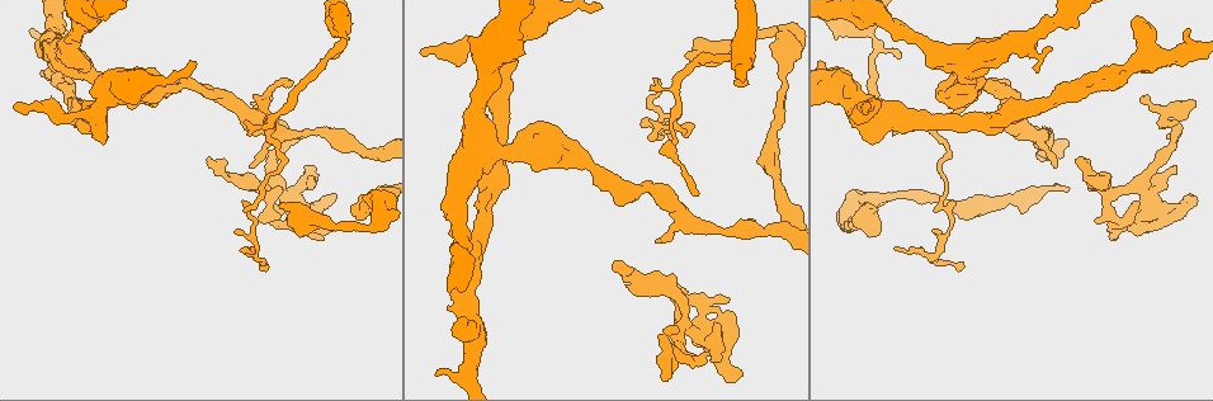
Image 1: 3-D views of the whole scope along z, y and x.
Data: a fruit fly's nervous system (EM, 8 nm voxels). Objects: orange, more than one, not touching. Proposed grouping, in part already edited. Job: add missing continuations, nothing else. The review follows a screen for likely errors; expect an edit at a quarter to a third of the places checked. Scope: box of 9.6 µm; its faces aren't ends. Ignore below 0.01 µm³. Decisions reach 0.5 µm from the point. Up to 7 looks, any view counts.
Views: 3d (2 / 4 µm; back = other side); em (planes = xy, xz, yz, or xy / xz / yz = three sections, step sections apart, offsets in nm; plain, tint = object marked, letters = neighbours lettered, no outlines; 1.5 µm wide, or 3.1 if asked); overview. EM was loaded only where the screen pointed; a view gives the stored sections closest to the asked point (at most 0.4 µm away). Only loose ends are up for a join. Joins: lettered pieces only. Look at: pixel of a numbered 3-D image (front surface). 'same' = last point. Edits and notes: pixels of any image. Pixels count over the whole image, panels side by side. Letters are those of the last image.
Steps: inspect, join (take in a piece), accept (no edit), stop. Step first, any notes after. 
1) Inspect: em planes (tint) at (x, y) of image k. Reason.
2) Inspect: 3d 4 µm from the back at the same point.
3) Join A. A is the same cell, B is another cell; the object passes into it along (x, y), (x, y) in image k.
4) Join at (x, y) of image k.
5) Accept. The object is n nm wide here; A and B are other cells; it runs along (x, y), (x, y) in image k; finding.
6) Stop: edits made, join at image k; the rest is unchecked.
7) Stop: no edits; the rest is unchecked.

Inspect: em xz step 4 (letters) at (1137, 17) of image 1. Thick end.

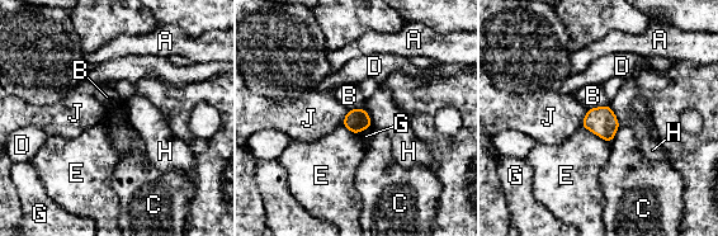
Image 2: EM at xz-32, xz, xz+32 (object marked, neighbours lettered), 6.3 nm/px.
Accept. The longest contact is with E, 220 nm; A, B, C, D, E, G, H and J are other cells; a border runs along (372, 126), (355, 135) in image 2; none of them fits.

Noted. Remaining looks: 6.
Inspect: em planes (letters) at (289, 81) of image 1. An open end.

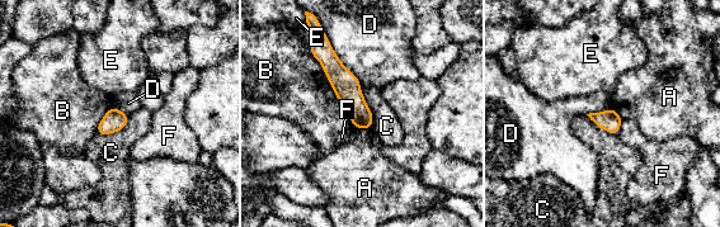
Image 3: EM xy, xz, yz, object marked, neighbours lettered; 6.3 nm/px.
Accept. A, B, C, D, E and F are other cells; a border runs along (325, 34), (339, 60), (361, 84) in image 3; none of them fits.

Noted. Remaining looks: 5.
Inspect: 3d 2 µm at (962, 267) of image 1. Tapers out.

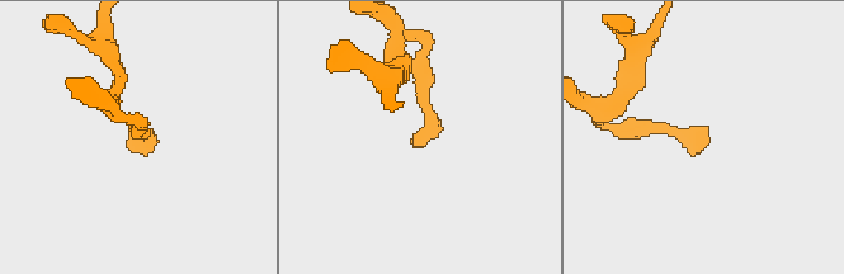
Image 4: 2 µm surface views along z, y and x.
Inspect: em xy step 4 (letters) at (411, 138) of image 4.

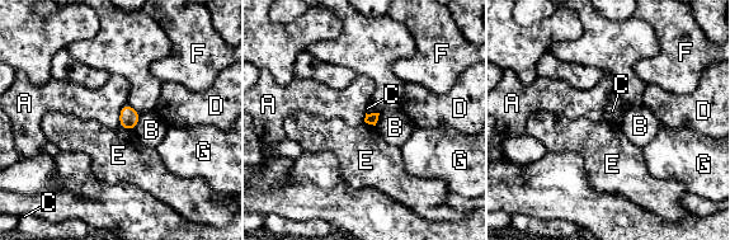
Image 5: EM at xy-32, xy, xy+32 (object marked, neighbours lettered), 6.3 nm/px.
Accept. The object is 70 nm wide here; A, B, C, D, E, F and G are other cells; a border runs along (126, 102), (119, 112), (118, 126) in image 5; none of them fits.

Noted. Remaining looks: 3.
Stop: no edits; the rest is unchecked.

